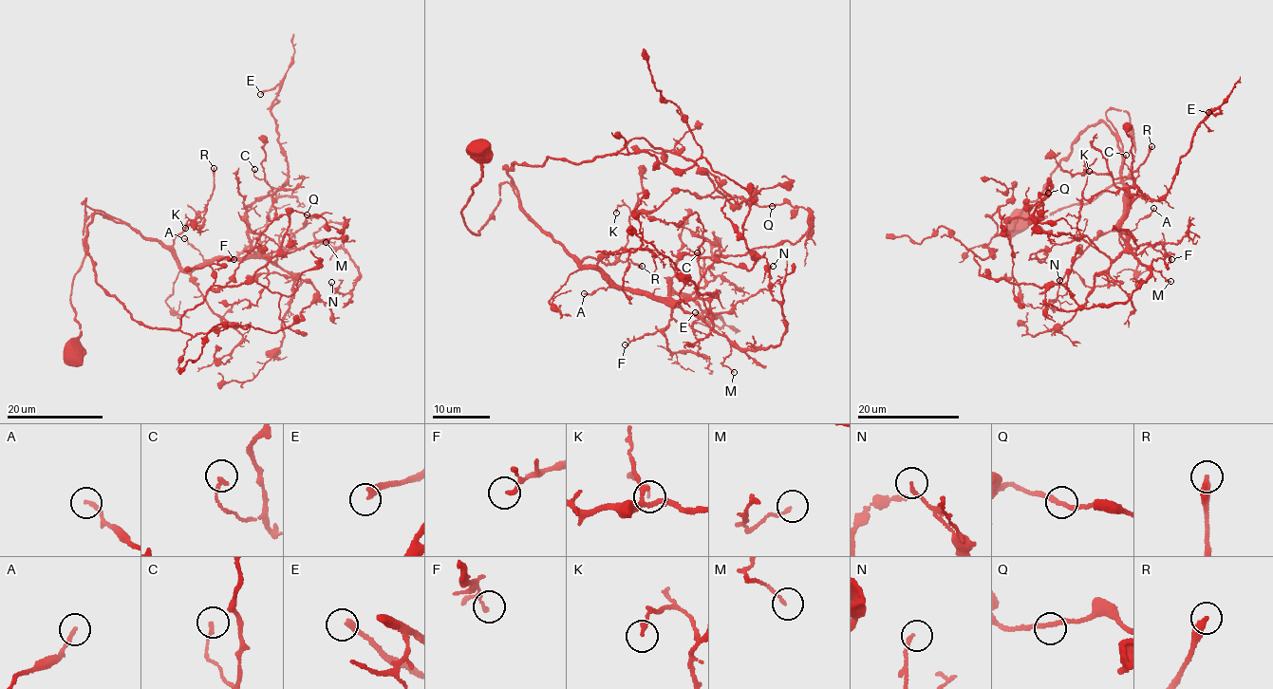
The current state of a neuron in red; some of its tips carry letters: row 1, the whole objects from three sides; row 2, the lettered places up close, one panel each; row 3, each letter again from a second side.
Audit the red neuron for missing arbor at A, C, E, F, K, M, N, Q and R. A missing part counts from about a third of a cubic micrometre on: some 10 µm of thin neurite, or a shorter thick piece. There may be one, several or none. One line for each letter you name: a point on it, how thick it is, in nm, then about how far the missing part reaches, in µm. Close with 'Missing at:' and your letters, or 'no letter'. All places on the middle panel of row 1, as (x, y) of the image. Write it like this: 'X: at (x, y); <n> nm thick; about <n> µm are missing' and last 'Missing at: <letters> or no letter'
E: at (695, 312); 260 nm thick; about 20 µm are missing
Missing at: E

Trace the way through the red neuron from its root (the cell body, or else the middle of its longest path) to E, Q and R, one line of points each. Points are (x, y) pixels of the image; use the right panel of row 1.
E: (1018, 223), (1126, 178), (1123, 110), (1106, 115), (1127, 244), (1128, 206), (1167, 193), (1208, 112)
Q: (1018, 223), (1126, 178), (1127, 113), (1079, 135), (996, 235), (985, 215), (1037, 215), (1048, 193)
R: (1018, 223), (1088, 203), (1126, 178), (1133, 131), (1127, 113), (1109, 109), (1126, 199), (1151, 146)

